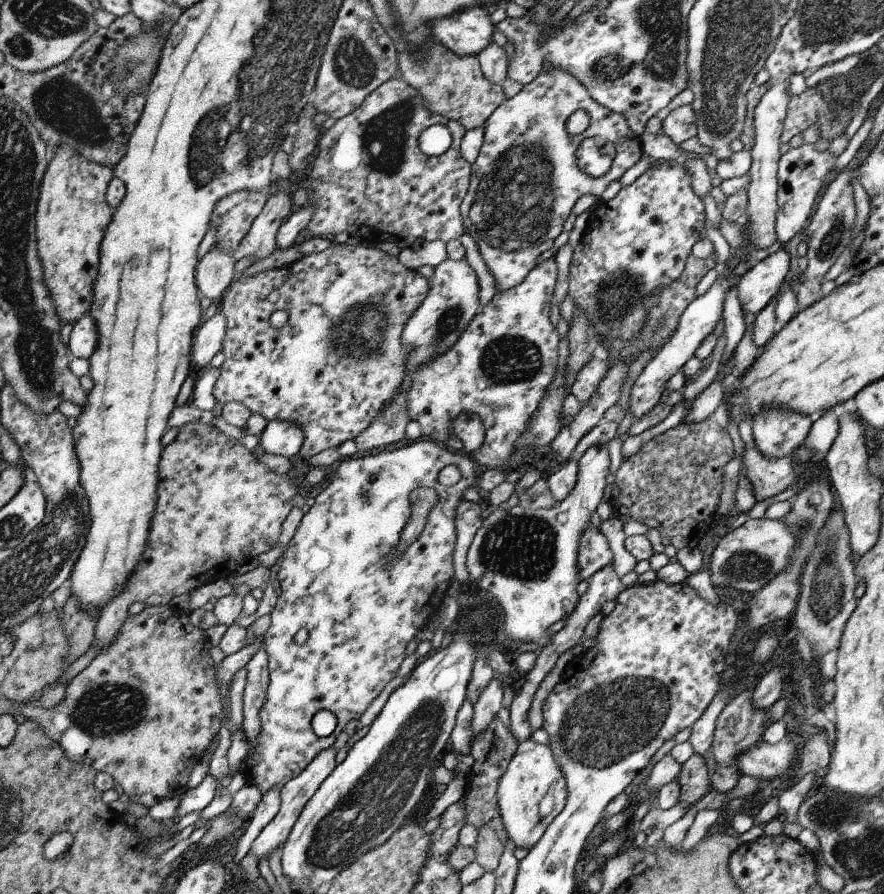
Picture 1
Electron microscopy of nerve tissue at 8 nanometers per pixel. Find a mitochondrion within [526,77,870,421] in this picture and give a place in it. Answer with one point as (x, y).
(615, 298)

